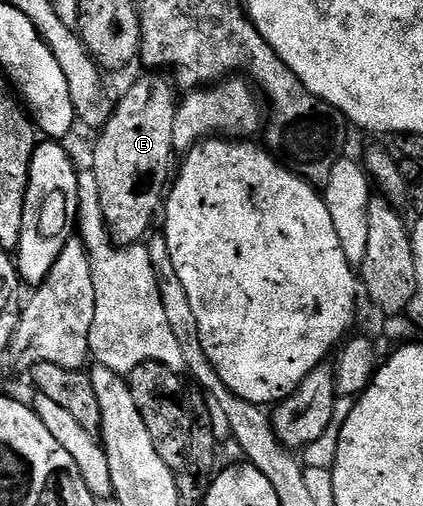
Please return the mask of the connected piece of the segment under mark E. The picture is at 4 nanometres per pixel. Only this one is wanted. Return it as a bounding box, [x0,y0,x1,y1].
[90,72,178,246]

